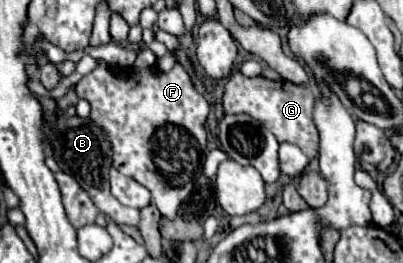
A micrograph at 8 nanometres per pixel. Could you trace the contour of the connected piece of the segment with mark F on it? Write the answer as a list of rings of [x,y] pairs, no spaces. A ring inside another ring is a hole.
[[[96,60],[98,66],[86,74],[76,86],[78,98],[90,102],[92,112],[90,120],[106,132],[106,138],[112,146],[112,160],[118,172],[134,178],[142,186],[146,186],[152,194],[152,204],[160,210],[164,218],[174,218],[182,200],[192,192],[194,180],[202,174],[202,162],[206,158],[206,128],[204,122],[208,118],[210,106],[202,92],[196,90],[190,72],[176,62],[170,72],[160,72],[156,66],[152,68],[110,68],[108,62]]]

